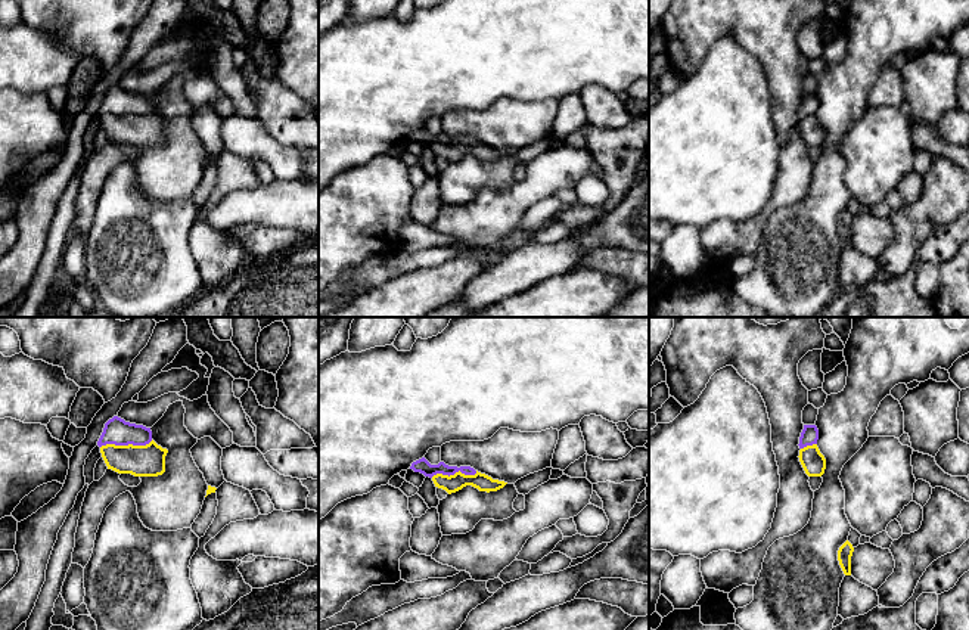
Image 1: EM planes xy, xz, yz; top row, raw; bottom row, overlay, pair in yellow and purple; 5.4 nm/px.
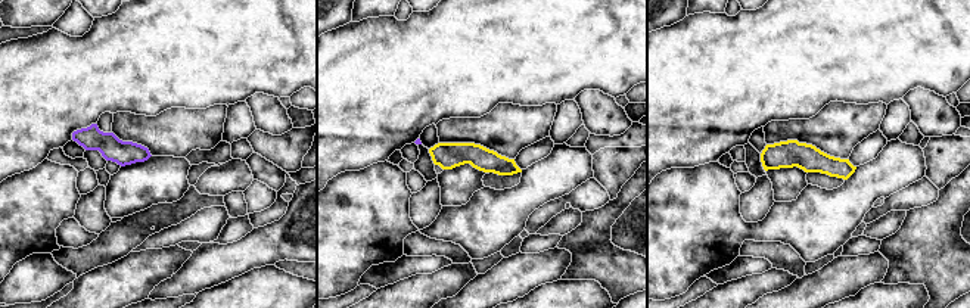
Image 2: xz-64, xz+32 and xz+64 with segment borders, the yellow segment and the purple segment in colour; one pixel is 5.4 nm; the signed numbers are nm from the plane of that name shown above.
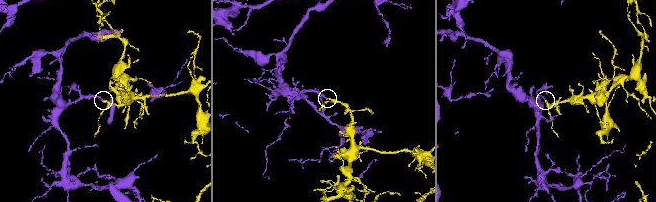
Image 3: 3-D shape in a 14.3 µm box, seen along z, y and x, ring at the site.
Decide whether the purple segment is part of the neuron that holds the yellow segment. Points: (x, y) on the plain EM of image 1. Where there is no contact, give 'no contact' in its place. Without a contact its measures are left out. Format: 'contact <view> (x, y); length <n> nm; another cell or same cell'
contact xy (126, 115); length 300 nm; same cell

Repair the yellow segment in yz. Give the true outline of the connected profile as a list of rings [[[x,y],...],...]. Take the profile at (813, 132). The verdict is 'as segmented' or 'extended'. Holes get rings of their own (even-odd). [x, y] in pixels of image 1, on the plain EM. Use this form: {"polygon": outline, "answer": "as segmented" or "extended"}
{"polygon": [[[804,94],[799,106],[799,131],[808,146],[822,146],[826,139],[826,128],[817,117],[819,99],[816,94]]], "answer": "extended"}

